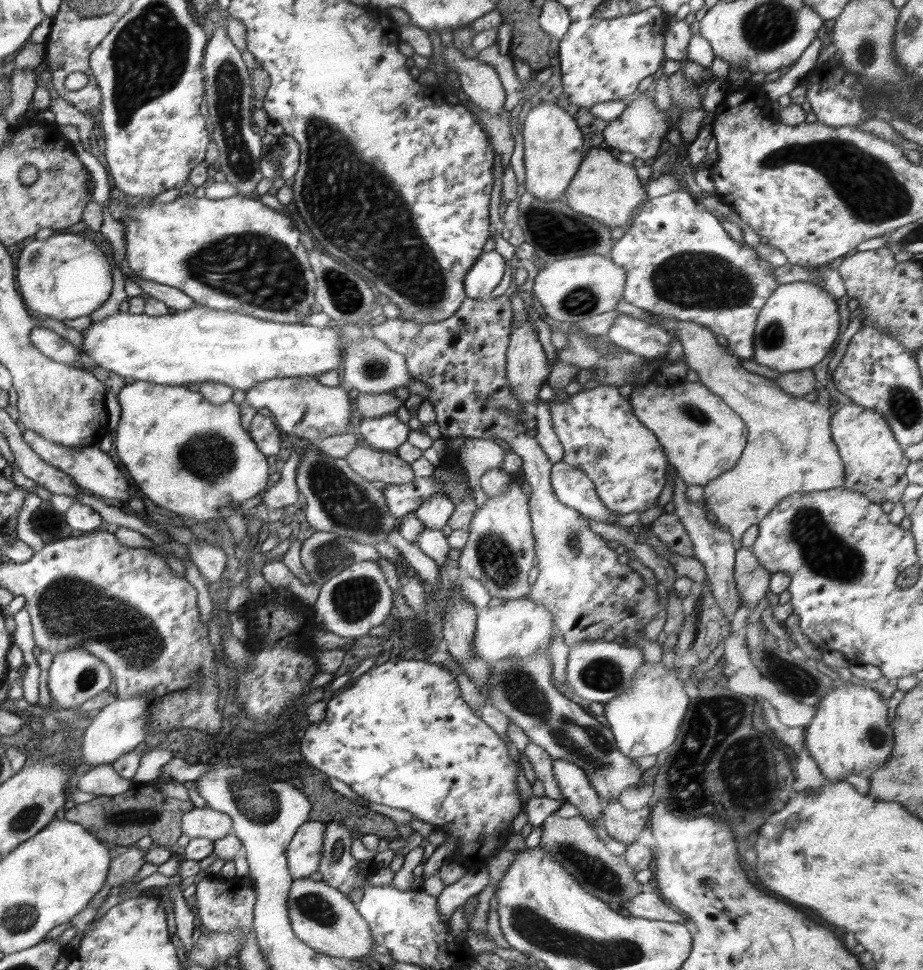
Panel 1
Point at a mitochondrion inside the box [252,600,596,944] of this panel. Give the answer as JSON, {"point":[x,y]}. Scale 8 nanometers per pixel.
{"point":[317,908]}

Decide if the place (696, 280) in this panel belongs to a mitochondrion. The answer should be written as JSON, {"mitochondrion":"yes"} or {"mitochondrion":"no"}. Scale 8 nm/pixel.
{"mitochondrion":"yes"}

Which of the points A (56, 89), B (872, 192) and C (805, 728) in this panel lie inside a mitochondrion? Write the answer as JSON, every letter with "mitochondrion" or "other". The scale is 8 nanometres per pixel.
{"A":"other","B":"mitochondrion","C":"other"}

